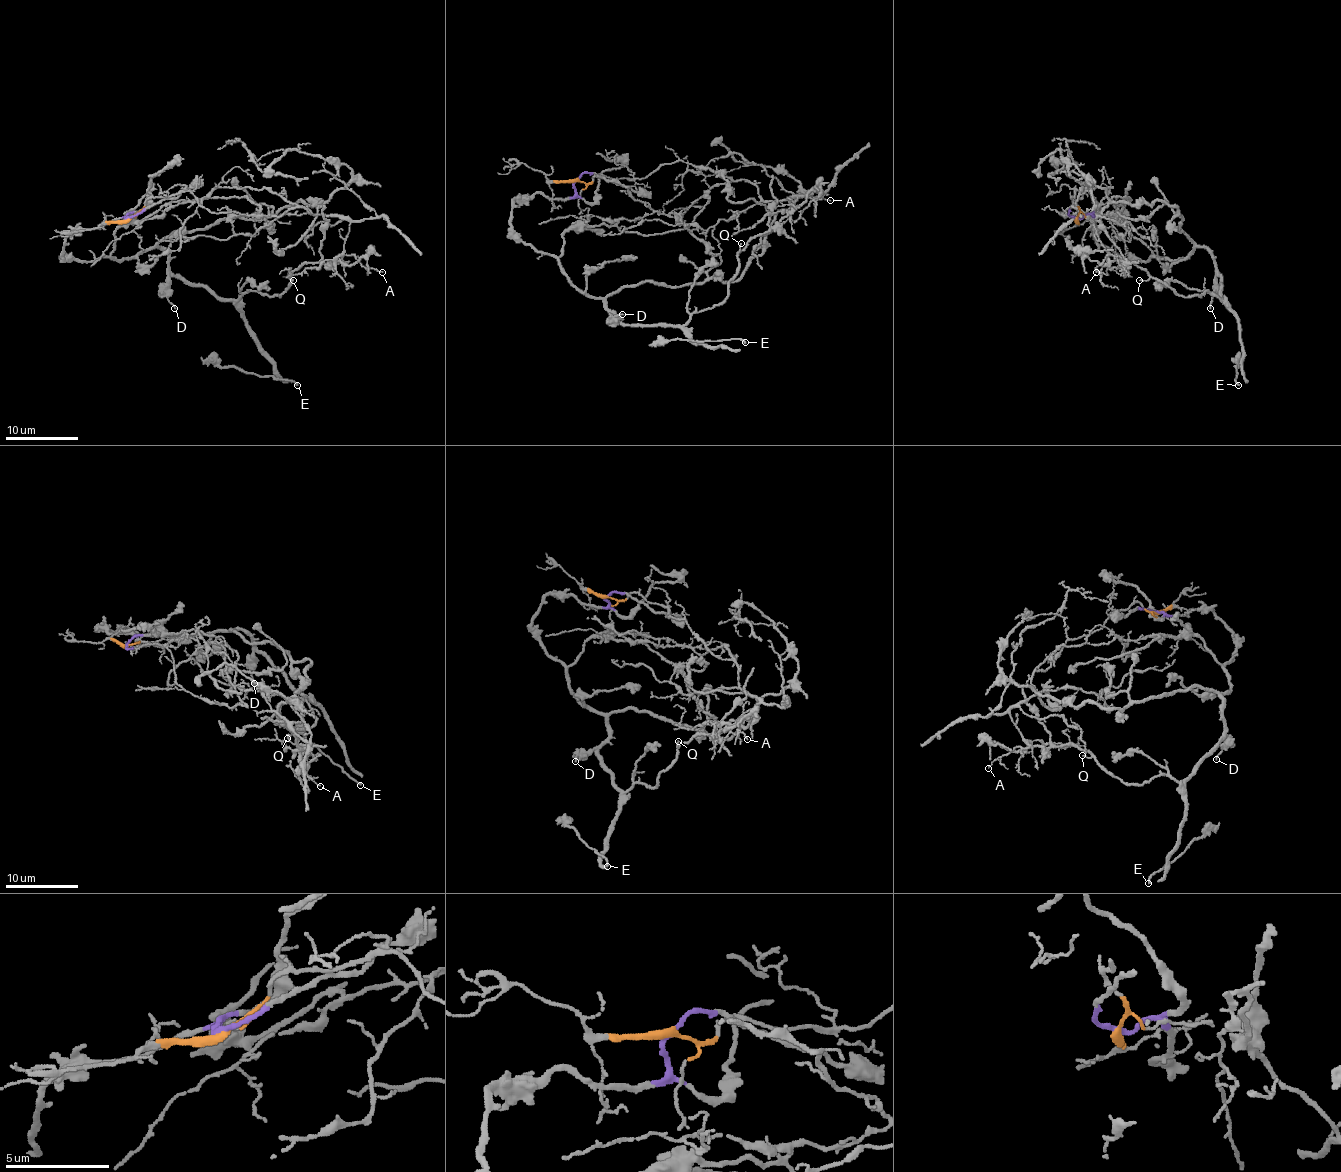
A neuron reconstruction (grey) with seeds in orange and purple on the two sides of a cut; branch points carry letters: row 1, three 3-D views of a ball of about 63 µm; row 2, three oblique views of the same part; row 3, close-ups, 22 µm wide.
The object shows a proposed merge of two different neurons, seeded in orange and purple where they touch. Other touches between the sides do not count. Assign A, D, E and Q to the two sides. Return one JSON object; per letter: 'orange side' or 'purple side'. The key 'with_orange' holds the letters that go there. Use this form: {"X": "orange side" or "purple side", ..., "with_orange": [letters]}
{"A": "orange side", "D": "purple side", "E": "purple side", "Q": "purple side", "with_orange": ["A"]}

